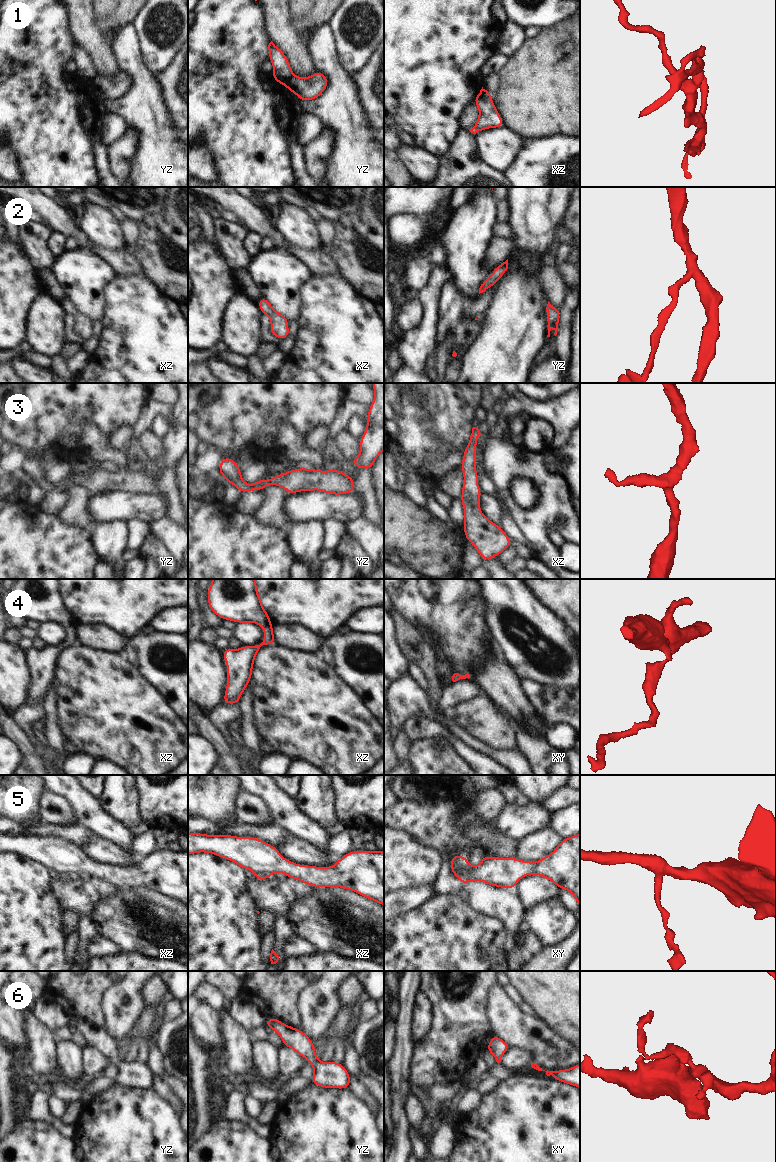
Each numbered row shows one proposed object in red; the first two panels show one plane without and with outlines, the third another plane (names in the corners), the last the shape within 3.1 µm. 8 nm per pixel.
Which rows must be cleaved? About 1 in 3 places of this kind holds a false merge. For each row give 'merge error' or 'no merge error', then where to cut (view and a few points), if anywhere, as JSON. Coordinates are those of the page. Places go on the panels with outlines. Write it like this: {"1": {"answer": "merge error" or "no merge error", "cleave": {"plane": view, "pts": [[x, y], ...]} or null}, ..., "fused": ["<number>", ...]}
{"1": {"answer": "merge error", "cleave": {"plane": "yz", "pts": [[293, 75], [285, 85]]}}, "2": {"answer": "no merge error", "cleave": null}, "3": {"answer": "no merge error", "cleave": null}, "4": {"answer": "no merge error", "cleave": null}, "5": {"answer": "merge error", "cleave": {"plane": "xz", "pts": [[255, 874], [262, 873], [268, 876]]}}, "6": {"answer": "no merge error", "cleave": null}, "fused": ["1", "5"]}

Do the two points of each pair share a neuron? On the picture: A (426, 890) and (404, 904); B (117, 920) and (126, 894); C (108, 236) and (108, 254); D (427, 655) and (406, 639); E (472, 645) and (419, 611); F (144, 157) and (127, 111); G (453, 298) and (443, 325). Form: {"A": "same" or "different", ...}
{"A": "same", "B": "same", "C": "different", "D": "same", "E": "same", "F": "same", "G": "same"}

